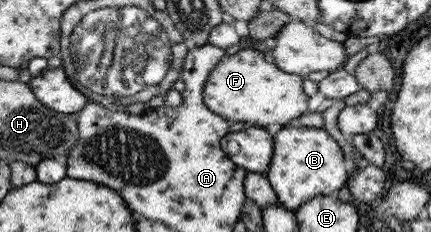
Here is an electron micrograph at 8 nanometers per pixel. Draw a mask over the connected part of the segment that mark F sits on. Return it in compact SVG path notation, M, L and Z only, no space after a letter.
M243 48L233 55L225 55L209 73L202 92L203 104L208 109L235 122L265 128L276 125L285 128L307 111L307 98L302 91L300 76L285 73L275 64L263 60L253 48Z

